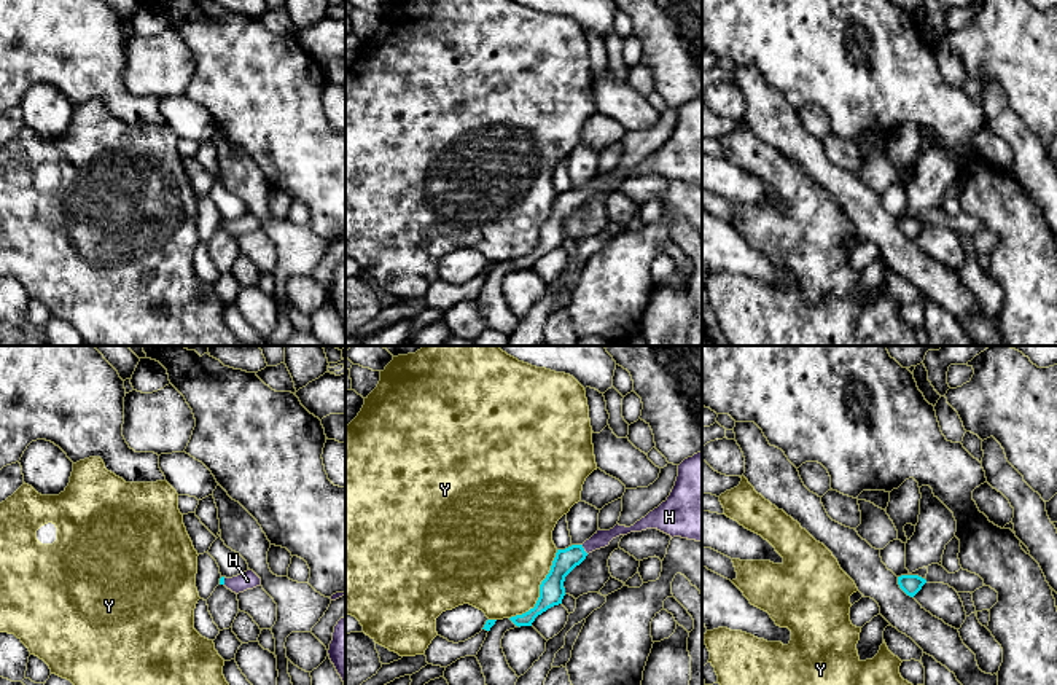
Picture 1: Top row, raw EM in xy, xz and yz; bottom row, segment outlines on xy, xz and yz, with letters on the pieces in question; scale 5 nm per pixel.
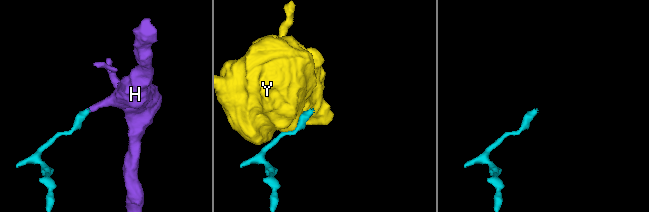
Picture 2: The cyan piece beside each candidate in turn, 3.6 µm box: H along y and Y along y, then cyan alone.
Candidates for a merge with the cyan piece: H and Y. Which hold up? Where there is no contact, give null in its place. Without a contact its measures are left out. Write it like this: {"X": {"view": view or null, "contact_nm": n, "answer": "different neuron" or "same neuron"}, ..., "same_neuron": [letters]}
{"H": {"view": "xz", "contact_nm": 60, "answer": "same neuron"}, "Y": {"view": "xz", "contact_nm": 420, "answer": "different neuron"}, "same_neuron": ["H"]}

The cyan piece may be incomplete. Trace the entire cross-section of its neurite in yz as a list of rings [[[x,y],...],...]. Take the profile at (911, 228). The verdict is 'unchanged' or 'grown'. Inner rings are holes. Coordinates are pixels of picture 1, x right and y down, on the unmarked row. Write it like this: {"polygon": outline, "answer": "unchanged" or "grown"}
{"polygon": [[[901,218],[901,220],[898,220],[899,231],[911,241],[914,241],[922,233],[922,229],[925,226],[926,226],[926,223],[919,220],[919,218]]], "answer": "unchanged"}

